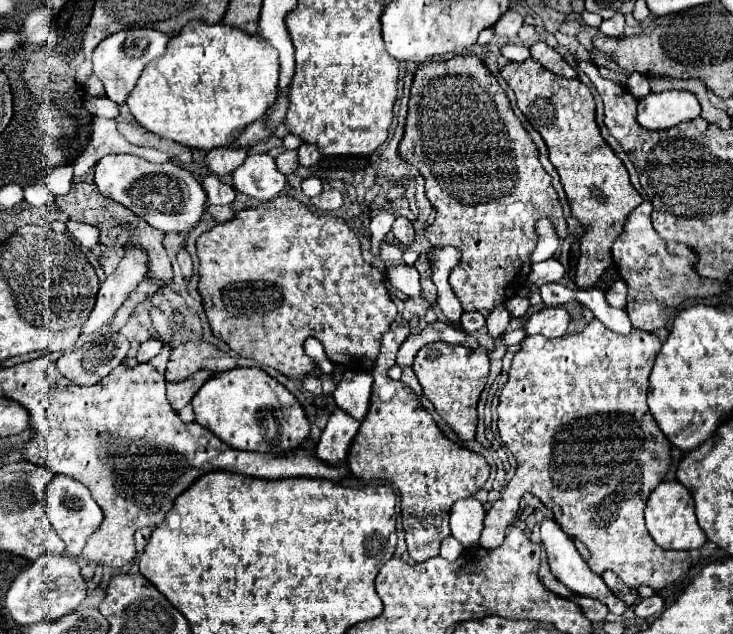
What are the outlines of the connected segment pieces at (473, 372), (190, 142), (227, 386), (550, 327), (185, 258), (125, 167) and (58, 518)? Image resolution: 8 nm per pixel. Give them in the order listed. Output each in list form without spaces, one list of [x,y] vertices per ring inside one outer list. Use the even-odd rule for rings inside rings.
[[[433,342],[423,346],[413,362],[415,376],[423,386],[423,394],[433,402],[439,416],[447,422],[447,426],[463,440],[475,438],[477,428],[477,414],[475,406],[479,394],[489,376],[489,356],[483,346],[467,348],[463,344],[447,344],[447,342]]]
[[[193,20],[179,32],[179,36],[169,40],[167,52],[159,60],[147,64],[143,76],[127,98],[127,106],[133,118],[149,132],[175,140],[187,148],[209,152],[213,148],[231,146],[249,124],[265,116],[277,98],[277,82],[279,56],[275,56],[275,48],[271,48],[271,44],[233,26],[211,26],[201,20]]]
[[[235,368],[213,374],[193,398],[195,422],[239,450],[289,452],[309,434],[309,420],[295,396],[261,368]]]
[[[563,306],[543,308],[543,310],[539,310],[527,318],[525,332],[529,336],[531,334],[543,334],[547,338],[559,338],[565,334],[569,322],[571,322],[571,316]]]
[[[181,248],[181,250],[177,252],[177,262],[179,262],[179,266],[181,266],[181,272],[183,272],[185,280],[189,280],[189,276],[191,276],[191,258],[189,258],[189,254],[187,254],[185,248]]]
[[[131,154],[105,156],[95,166],[95,184],[103,196],[133,210],[139,218],[147,220],[147,224],[163,230],[165,234],[191,230],[203,220],[203,214],[207,210],[207,194],[203,192],[201,182],[175,162],[153,164]]]
[[[61,474],[53,476],[49,486],[47,486],[47,492],[45,492],[45,512],[47,512],[47,518],[53,524],[53,530],[65,542],[65,552],[69,556],[79,556],[83,546],[85,546],[85,542],[87,542],[87,538],[103,522],[103,512],[95,504],[95,500],[91,498],[89,490],[81,482],[69,478],[69,476],[61,476]]]

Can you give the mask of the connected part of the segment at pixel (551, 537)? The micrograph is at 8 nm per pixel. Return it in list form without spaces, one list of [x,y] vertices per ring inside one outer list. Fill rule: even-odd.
[[[543,520],[541,522],[541,544],[543,544],[543,548],[545,548],[545,552],[547,552],[547,560],[549,560],[549,566],[551,566],[551,572],[553,572],[553,576],[559,580],[559,582],[563,582],[571,592],[575,592],[575,594],[579,594],[579,596],[587,596],[587,598],[595,598],[595,600],[599,600],[599,602],[603,602],[607,608],[609,608],[609,612],[613,612],[613,614],[617,614],[617,616],[621,616],[629,606],[627,604],[623,604],[609,588],[607,588],[607,584],[603,582],[603,578],[601,576],[597,576],[597,574],[593,574],[591,570],[589,570],[589,566],[587,566],[587,562],[579,556],[579,552],[575,550],[575,546],[573,546],[573,542],[571,542],[571,538],[559,528],[559,524],[553,520]]]

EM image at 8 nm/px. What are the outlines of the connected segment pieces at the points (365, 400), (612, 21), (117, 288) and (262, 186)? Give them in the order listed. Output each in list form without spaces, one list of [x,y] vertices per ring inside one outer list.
[[[347,370],[343,374],[341,384],[333,392],[335,404],[351,414],[357,420],[363,420],[369,408],[369,396],[371,396],[371,374],[369,372],[351,372]]]
[[[615,14],[613,18],[603,20],[603,24],[599,26],[599,32],[603,32],[605,36],[615,36],[615,38],[619,38],[619,36],[623,36],[623,28],[625,28],[625,16]]]
[[[125,248],[125,256],[119,268],[107,276],[99,286],[95,308],[91,310],[89,320],[81,328],[81,342],[85,342],[93,332],[103,328],[115,312],[121,308],[129,292],[145,278],[147,274],[147,254],[139,248]]]
[[[251,154],[233,172],[233,188],[263,202],[277,198],[285,182],[287,178],[277,170],[275,158],[269,154]]]

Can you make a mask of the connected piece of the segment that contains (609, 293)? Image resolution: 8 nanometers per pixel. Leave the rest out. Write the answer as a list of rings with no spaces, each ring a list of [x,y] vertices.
[[[623,278],[615,280],[613,286],[605,291],[606,300],[613,308],[625,308],[627,304],[627,284]]]

